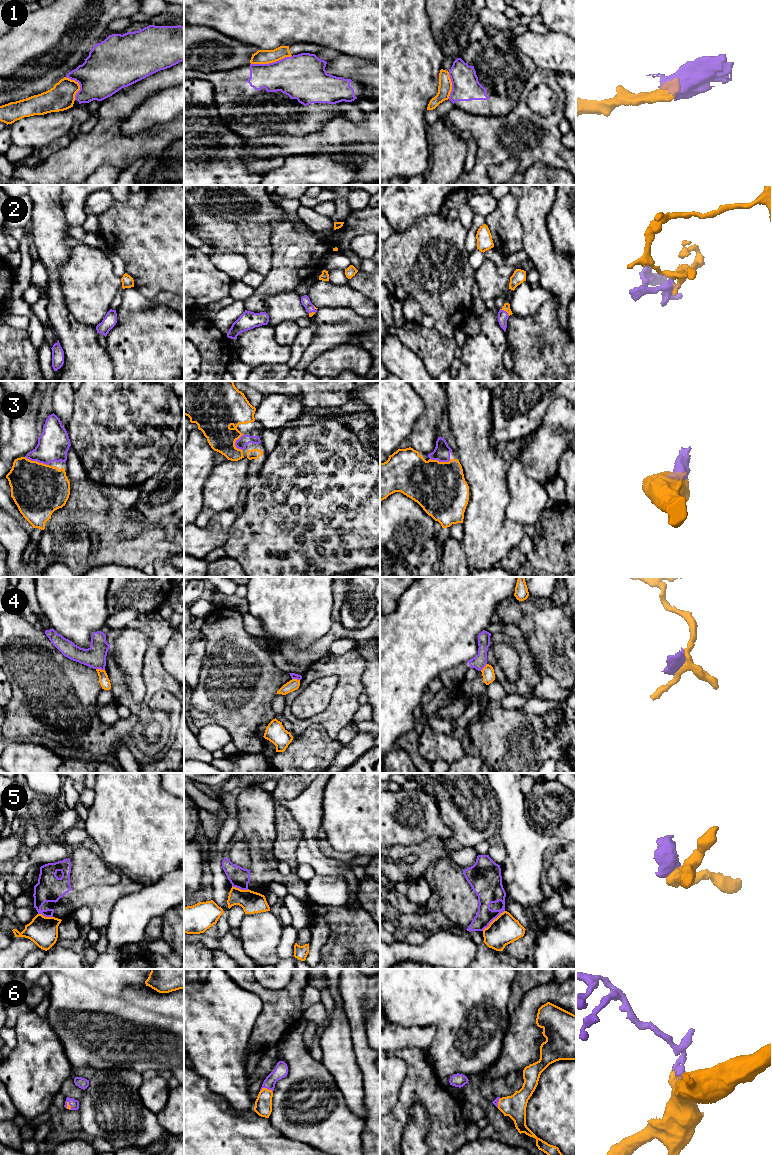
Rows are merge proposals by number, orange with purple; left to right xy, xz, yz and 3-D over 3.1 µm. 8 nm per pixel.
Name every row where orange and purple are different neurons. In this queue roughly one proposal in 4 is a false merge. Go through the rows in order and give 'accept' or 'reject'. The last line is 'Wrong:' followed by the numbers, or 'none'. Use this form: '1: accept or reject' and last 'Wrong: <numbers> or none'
1: reject
2: accept
3: accept
4: reject
5: reject
6: accept
Wrong: 1, 4, 5

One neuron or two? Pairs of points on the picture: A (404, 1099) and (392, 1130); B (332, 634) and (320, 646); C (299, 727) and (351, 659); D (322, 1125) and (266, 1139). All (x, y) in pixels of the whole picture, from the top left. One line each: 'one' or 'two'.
A: one
B: one
C: one
D: two

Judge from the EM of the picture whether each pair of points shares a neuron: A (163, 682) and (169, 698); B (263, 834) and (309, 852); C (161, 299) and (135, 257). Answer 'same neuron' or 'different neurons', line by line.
A: different neurons
B: different neurons
C: different neurons

